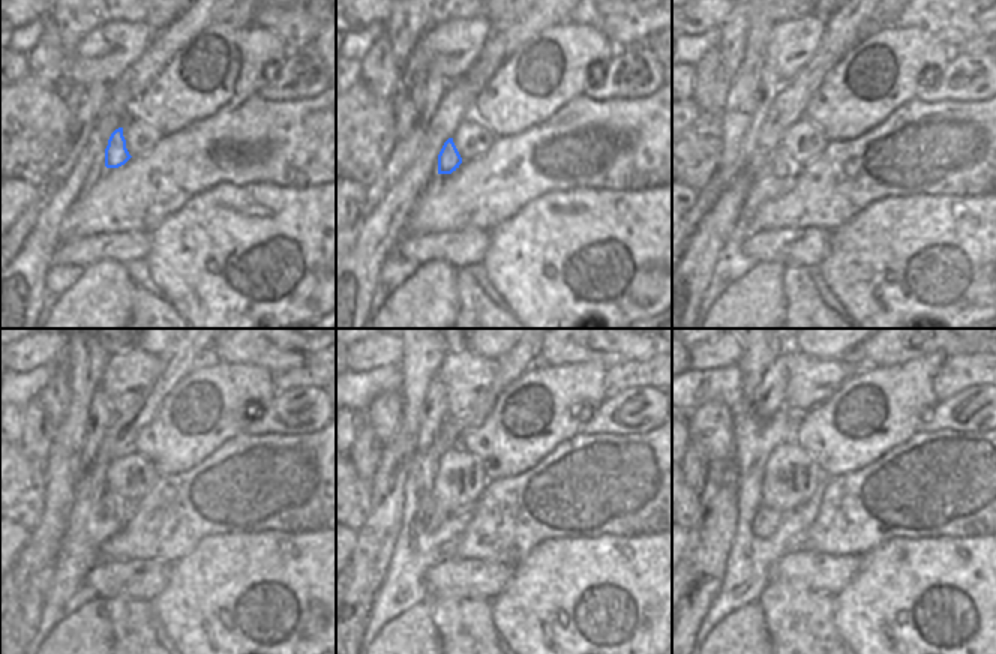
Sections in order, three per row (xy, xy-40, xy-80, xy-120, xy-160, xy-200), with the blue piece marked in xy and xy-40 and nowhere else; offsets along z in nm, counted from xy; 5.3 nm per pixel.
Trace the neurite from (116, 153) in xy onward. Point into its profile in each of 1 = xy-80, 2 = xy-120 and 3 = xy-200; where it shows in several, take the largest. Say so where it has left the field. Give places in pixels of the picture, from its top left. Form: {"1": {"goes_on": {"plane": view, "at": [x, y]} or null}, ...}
{"1": {"goes_on": {"plane": "xy-80", "at": [782, 164]}}, "2": {"goes_on": {"plane": "xy-120", "at": [111, 504]}}, "3": {"goes_on": {"plane": "xy-200", "at": [765, 521]}}}

